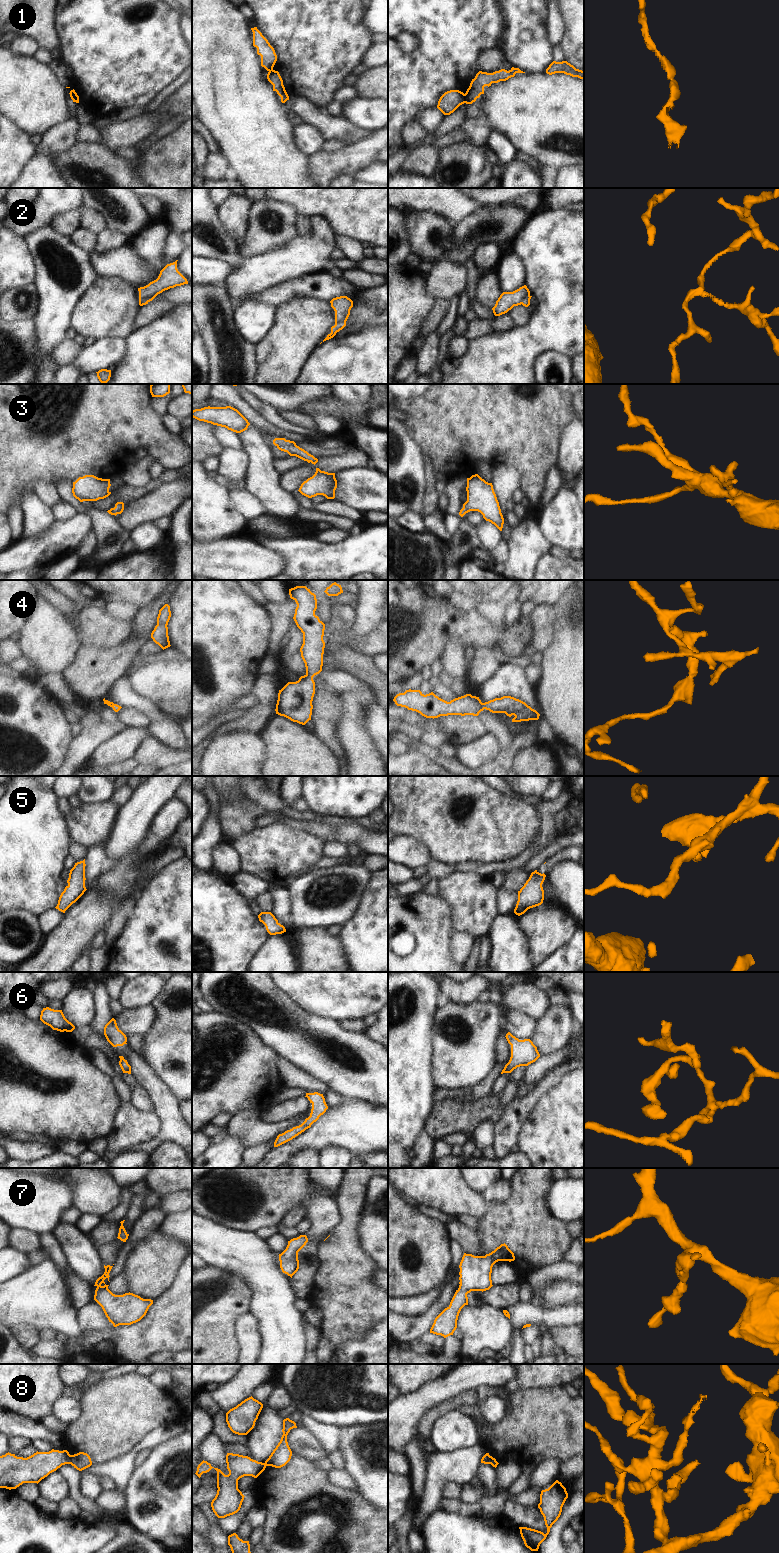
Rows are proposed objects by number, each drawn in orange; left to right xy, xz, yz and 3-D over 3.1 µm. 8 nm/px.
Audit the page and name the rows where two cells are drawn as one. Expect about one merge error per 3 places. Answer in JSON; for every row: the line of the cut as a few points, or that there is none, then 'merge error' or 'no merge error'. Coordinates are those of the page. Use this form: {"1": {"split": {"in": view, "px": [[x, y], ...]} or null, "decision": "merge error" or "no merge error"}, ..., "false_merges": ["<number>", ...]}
{"1": {"split": {"in": "yz", "px": [[464, 94], [465, 102]]}, "decision": "merge error"}, "2": {"split": {"in": "xz", "px": [[345, 322], [335, 323]]}, "decision": "merge error"}, "3": {"split": null, "decision": "no merge error"}, "4": {"split": null, "decision": "no merge error"}, "5": {"split": null, "decision": "no merge error"}, "6": {"split": null, "decision": "no merge error"}, "7": {"split": null, "decision": "no merge error"}, "8": {"split": {"in": "xy", "px": [[69, 1455], [70, 1463]]}, "decision": "merge error"}, "false_merges": ["1", "2", "8"]}

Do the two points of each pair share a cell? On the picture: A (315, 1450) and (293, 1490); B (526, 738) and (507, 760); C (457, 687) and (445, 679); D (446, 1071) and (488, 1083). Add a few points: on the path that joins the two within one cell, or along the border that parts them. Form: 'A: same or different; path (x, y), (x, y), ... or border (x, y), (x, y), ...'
A: different; border (292, 1452), (313, 1461)
B: same; path (521, 743), (509, 755)
C: same; path (454, 684), (448, 681)
D: different; border (497, 1064), (492, 1072), (477, 1084), (459, 1089)

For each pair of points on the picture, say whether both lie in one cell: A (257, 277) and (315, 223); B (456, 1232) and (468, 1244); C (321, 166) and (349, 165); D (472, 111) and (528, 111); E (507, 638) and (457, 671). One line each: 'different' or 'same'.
A: same
B: same
C: same
D: same
E: different

